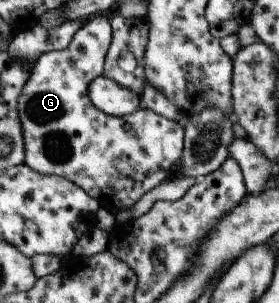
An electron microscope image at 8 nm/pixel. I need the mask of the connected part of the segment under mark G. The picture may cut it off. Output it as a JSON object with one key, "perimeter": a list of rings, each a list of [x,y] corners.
{"perimeter":[[[92,17],[83,22],[80,28],[73,34],[71,42],[65,49],[53,50],[38,56],[37,60],[30,67],[29,77],[23,88],[21,88],[20,96],[16,101],[16,116],[19,118],[19,123],[21,124],[21,132],[23,132],[23,150],[25,150],[24,164],[31,168],[36,174],[43,175],[56,175],[66,178],[69,182],[75,183],[85,194],[89,195],[89,198],[95,199],[98,206],[108,207],[113,213],[117,214],[119,211],[124,209],[129,209],[131,205],[139,200],[142,194],[145,194],[148,190],[155,188],[161,181],[165,181],[171,176],[174,171],[176,163],[181,157],[181,150],[183,149],[183,132],[182,126],[176,122],[171,122],[159,114],[155,114],[144,106],[140,106],[131,114],[127,114],[123,117],[113,117],[100,110],[97,110],[89,98],[87,98],[87,86],[89,82],[101,75],[101,70],[103,69],[104,57],[107,53],[107,48],[109,47],[111,40],[111,28],[110,23],[106,18]]]}

